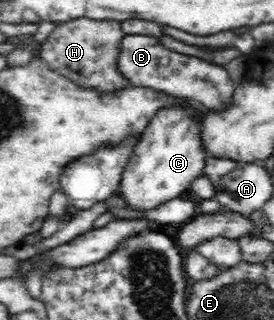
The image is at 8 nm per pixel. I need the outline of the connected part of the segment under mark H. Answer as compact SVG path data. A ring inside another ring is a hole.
M70 19L55 24L54 30L45 42L38 47L37 58L45 60L52 70L68 79L81 84L82 87L94 87L98 91L114 91L128 87L129 83L116 68L118 45L124 32L120 21L94 21L94 19Z

